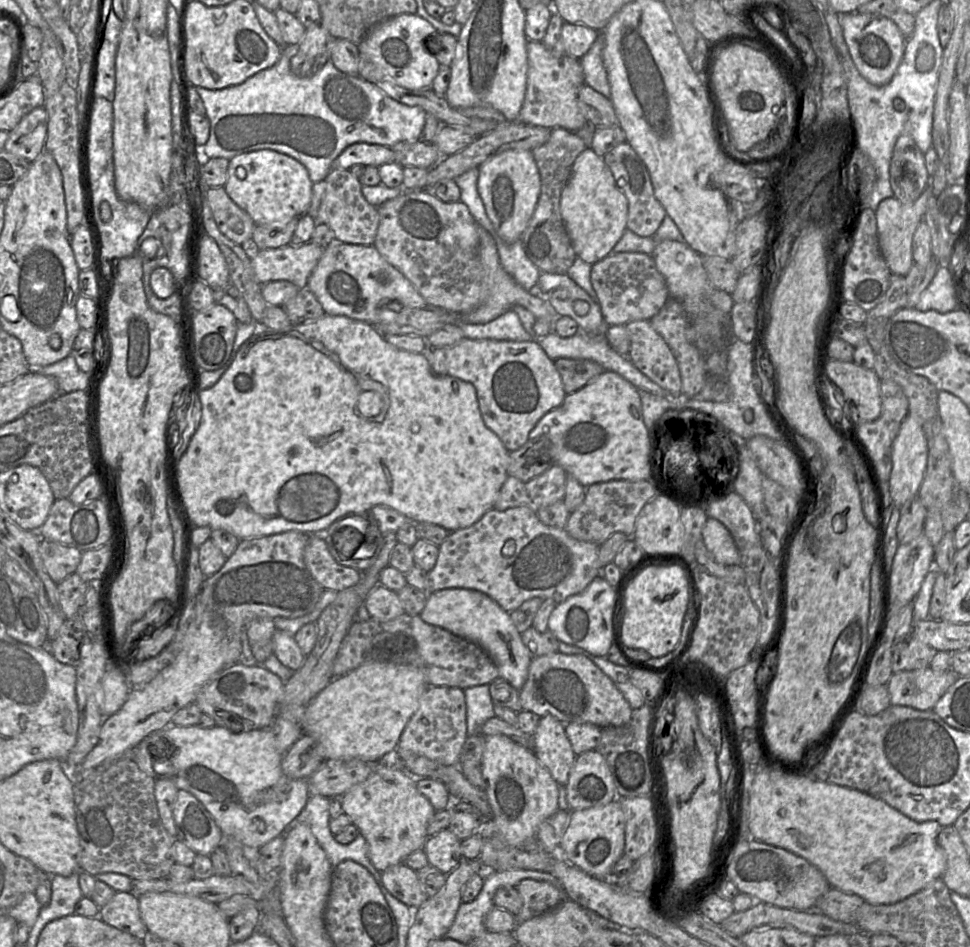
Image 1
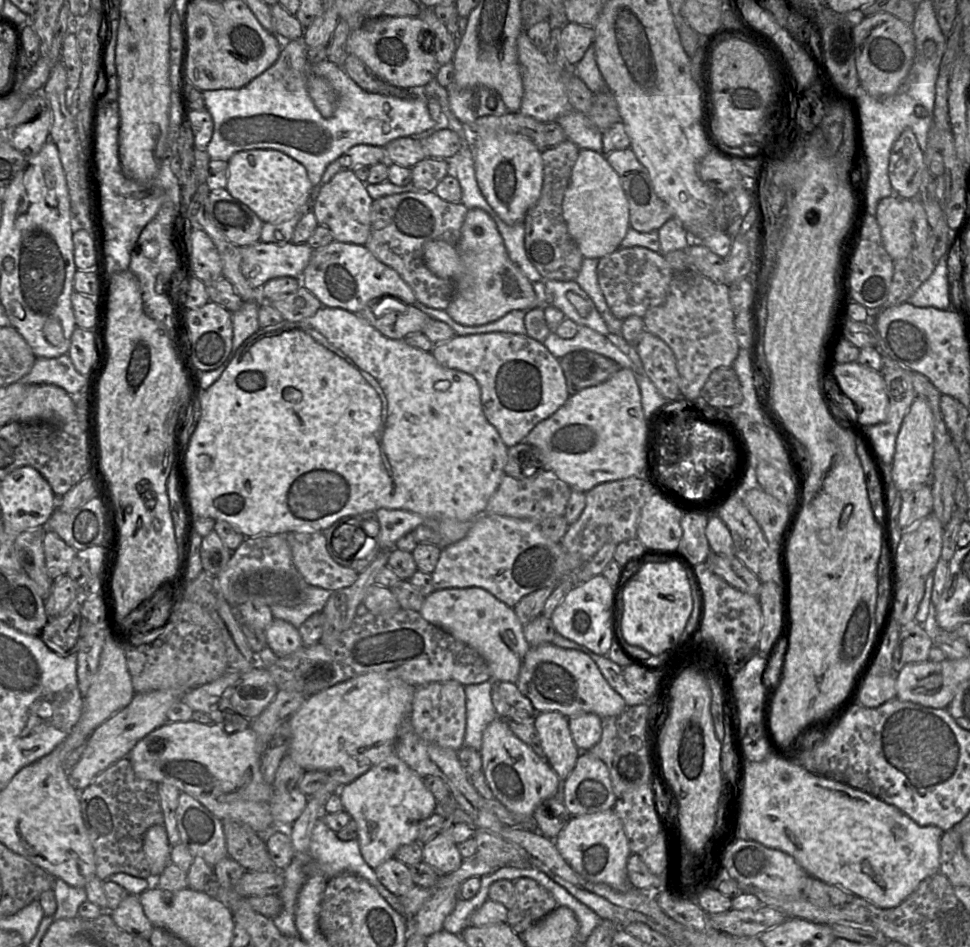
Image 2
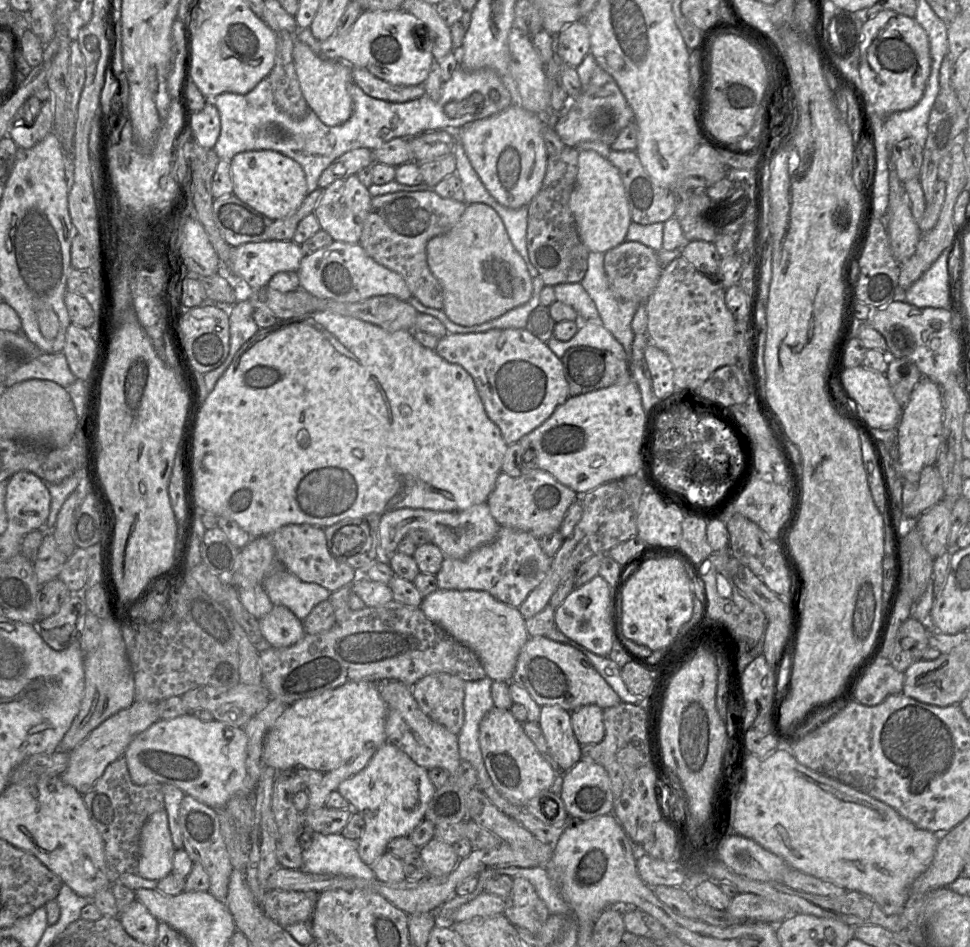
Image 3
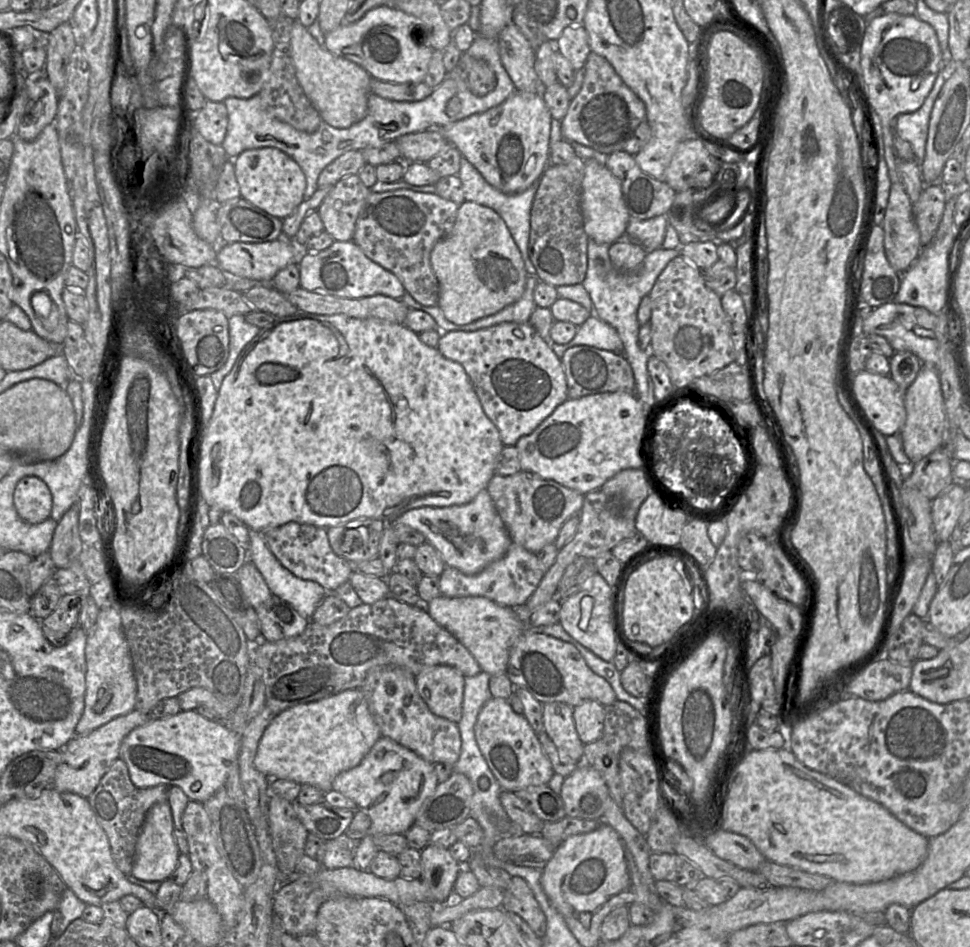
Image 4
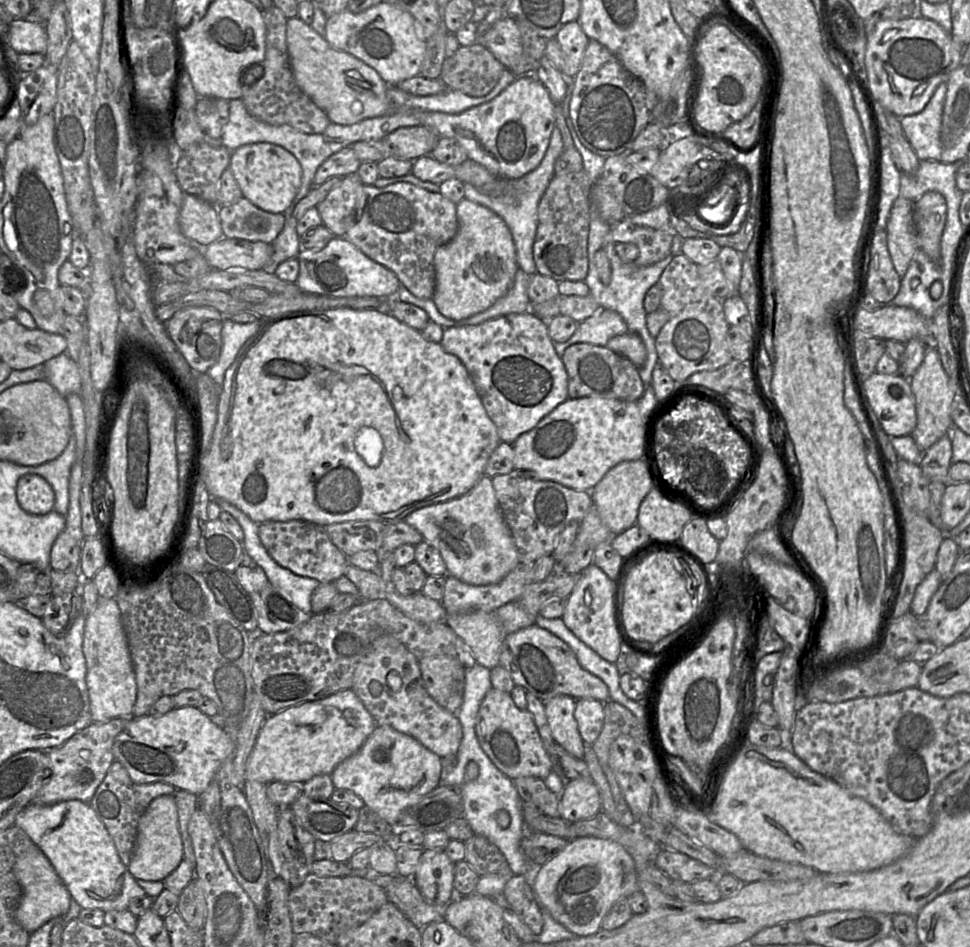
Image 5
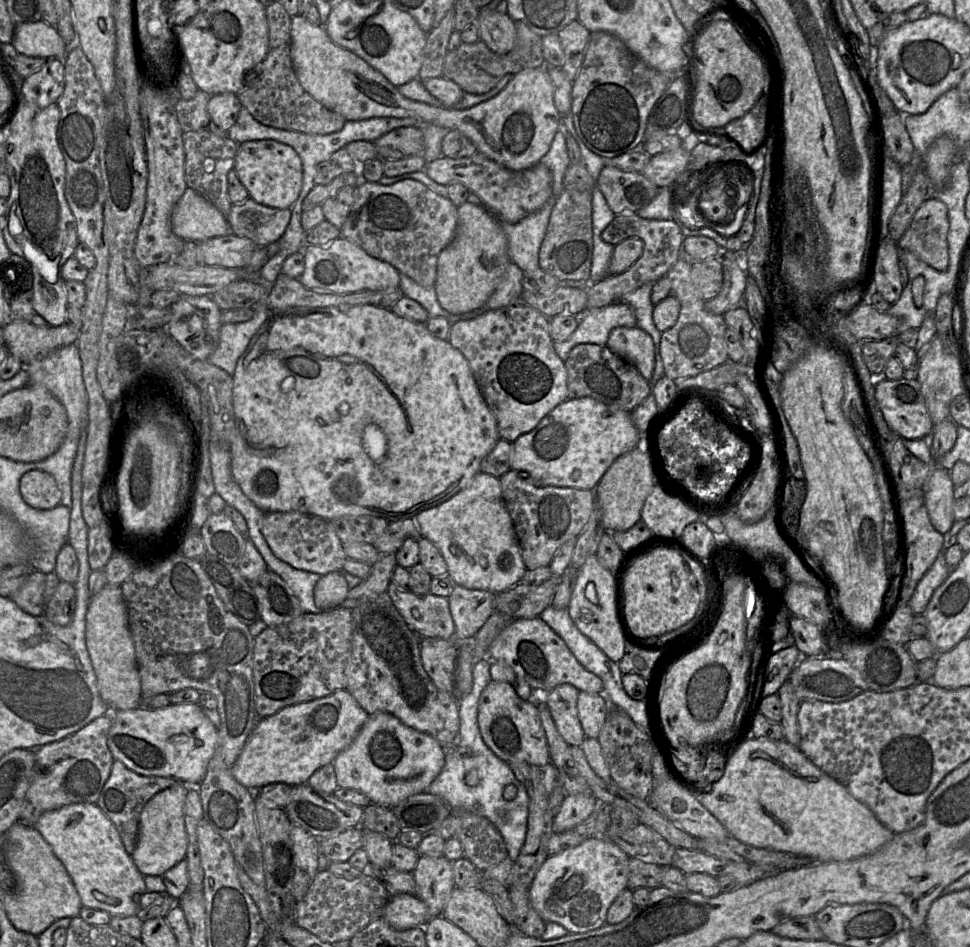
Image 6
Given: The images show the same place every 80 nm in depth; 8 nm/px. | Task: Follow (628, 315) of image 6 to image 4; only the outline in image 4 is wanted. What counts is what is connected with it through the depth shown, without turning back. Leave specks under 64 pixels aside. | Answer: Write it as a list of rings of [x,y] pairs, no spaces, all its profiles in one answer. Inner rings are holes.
[[[595,314],[578,327],[575,337],[570,342],[566,344],[550,342],[552,350],[559,359],[567,349],[577,345],[592,346],[624,355],[624,346],[616,329]]]

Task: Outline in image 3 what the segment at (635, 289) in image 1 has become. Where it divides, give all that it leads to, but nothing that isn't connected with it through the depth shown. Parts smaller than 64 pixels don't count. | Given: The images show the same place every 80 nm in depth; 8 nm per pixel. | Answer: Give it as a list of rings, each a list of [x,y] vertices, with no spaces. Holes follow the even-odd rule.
[[[624,240],[604,254],[604,270],[609,284],[618,298],[623,301],[645,303],[654,291],[662,269],[657,252],[639,242]]]

